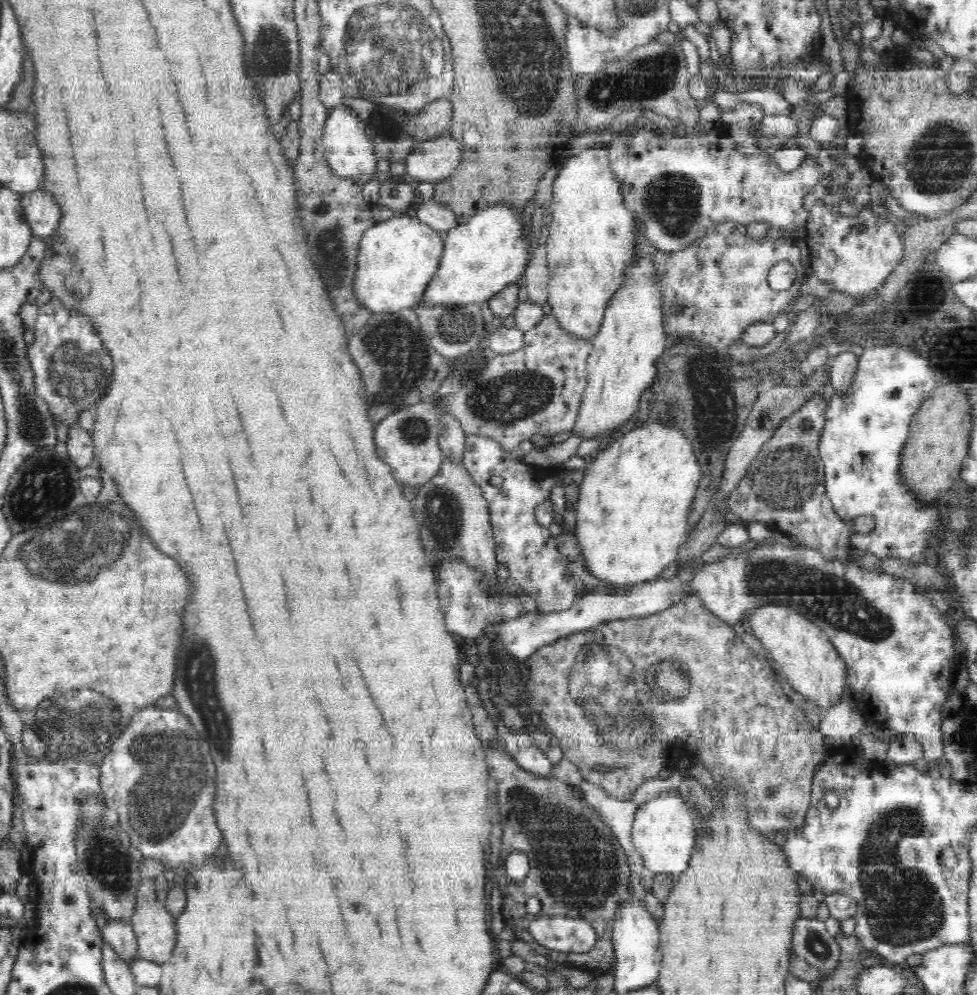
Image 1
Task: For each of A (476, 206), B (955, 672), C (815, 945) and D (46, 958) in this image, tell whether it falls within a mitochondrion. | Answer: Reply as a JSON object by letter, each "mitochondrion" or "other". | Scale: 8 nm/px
{"A":"other","B":"other","C":"mitochondrion","D":"other"}

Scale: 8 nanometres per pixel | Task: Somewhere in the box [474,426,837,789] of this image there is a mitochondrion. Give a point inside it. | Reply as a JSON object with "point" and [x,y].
{"point":[617,693]}

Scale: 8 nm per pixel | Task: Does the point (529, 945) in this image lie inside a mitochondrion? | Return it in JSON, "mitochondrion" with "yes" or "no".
{"mitochondrion":"no"}

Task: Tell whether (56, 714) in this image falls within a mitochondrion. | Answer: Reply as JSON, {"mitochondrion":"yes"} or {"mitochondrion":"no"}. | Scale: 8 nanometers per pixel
{"mitochondrion":"yes"}

